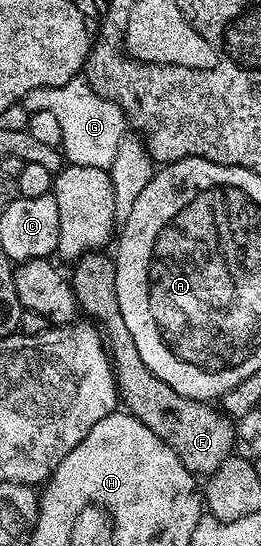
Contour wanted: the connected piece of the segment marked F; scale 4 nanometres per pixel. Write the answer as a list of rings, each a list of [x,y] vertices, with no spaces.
[[[91,250],[88,254],[81,254],[73,266],[74,271],[68,274],[70,287],[81,313],[98,327],[104,339],[114,367],[121,405],[133,418],[152,428],[152,432],[156,432],[156,436],[180,456],[184,468],[188,468],[191,474],[215,474],[220,464],[235,453],[235,423],[230,415],[222,413],[209,401],[180,396],[176,388],[164,384],[164,380],[144,364],[140,352],[136,352],[136,340],[132,340],[132,332],[128,332],[128,324],[124,324],[124,312],[120,312],[120,296],[116,296],[118,264],[111,255],[109,258],[102,250]]]

